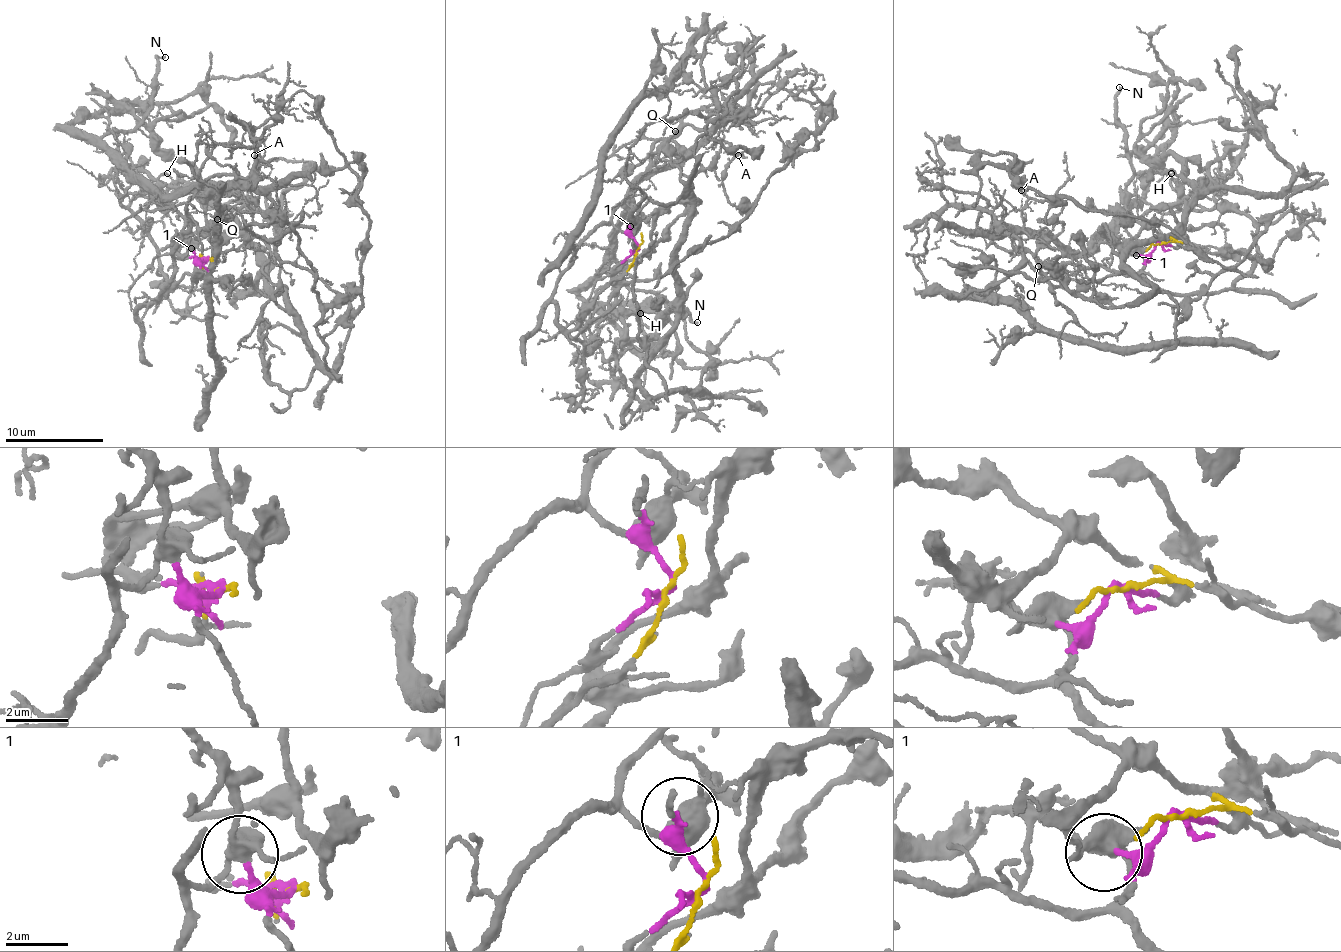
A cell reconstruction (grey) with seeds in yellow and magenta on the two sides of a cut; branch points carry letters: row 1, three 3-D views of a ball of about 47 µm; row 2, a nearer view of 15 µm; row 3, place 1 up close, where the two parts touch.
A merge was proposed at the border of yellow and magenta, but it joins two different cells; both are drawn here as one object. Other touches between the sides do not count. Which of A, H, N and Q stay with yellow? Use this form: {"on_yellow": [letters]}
{"on_yellow": ["H", "Q"]}

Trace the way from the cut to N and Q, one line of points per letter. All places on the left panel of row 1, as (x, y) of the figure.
N: (208, 258), (189, 245), (184, 220), (102, 140), (134, 129), (148, 112), (156, 58), (166, 56)
Q: (208, 258), (198, 274), (142, 304), (170, 281), (169, 254), (188, 216), (201, 227), (217, 219)

